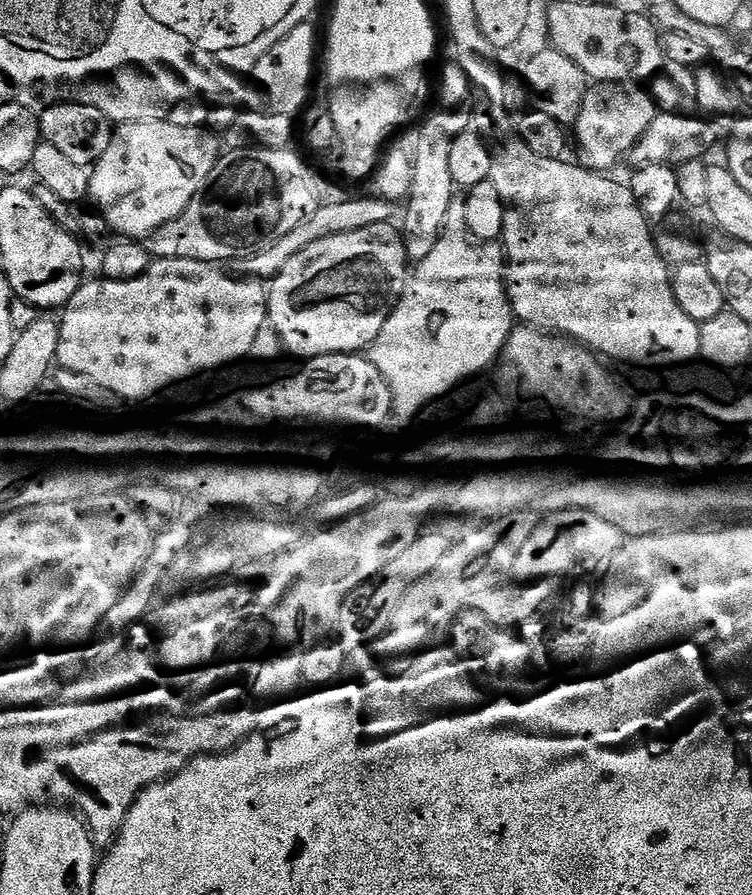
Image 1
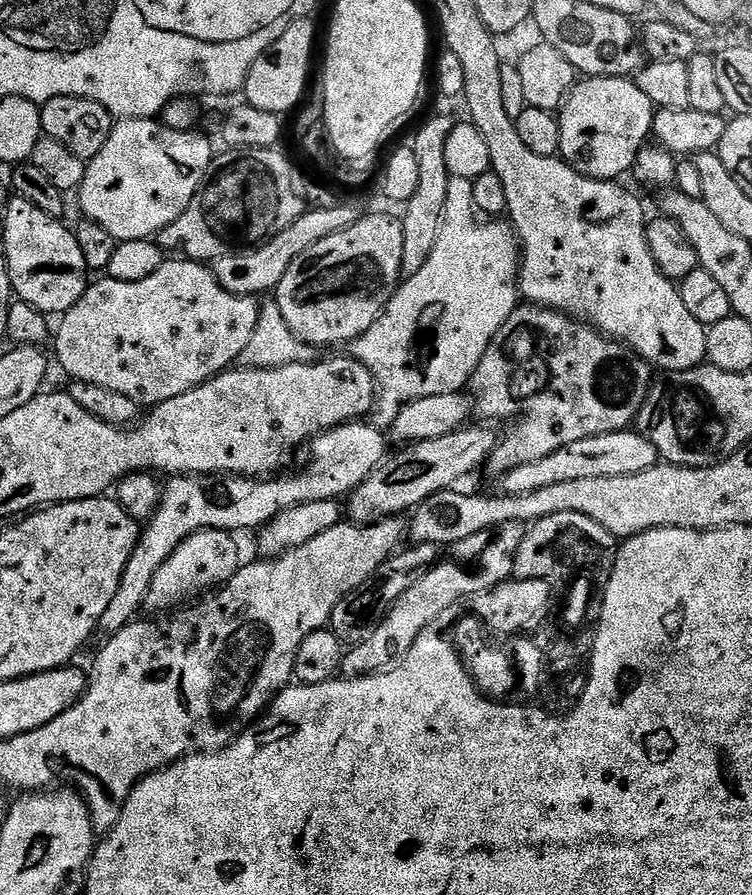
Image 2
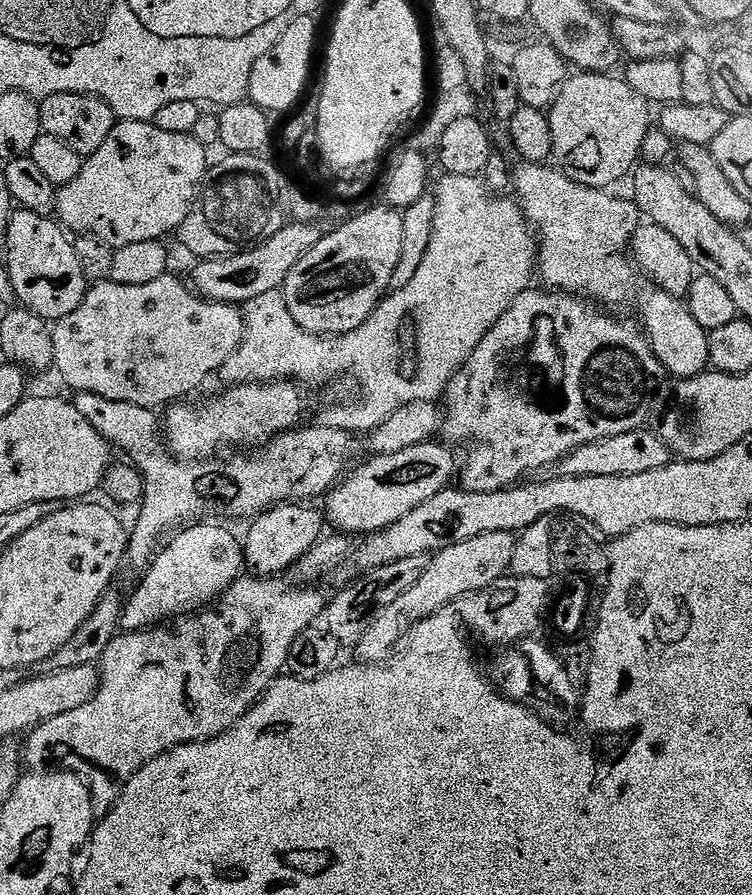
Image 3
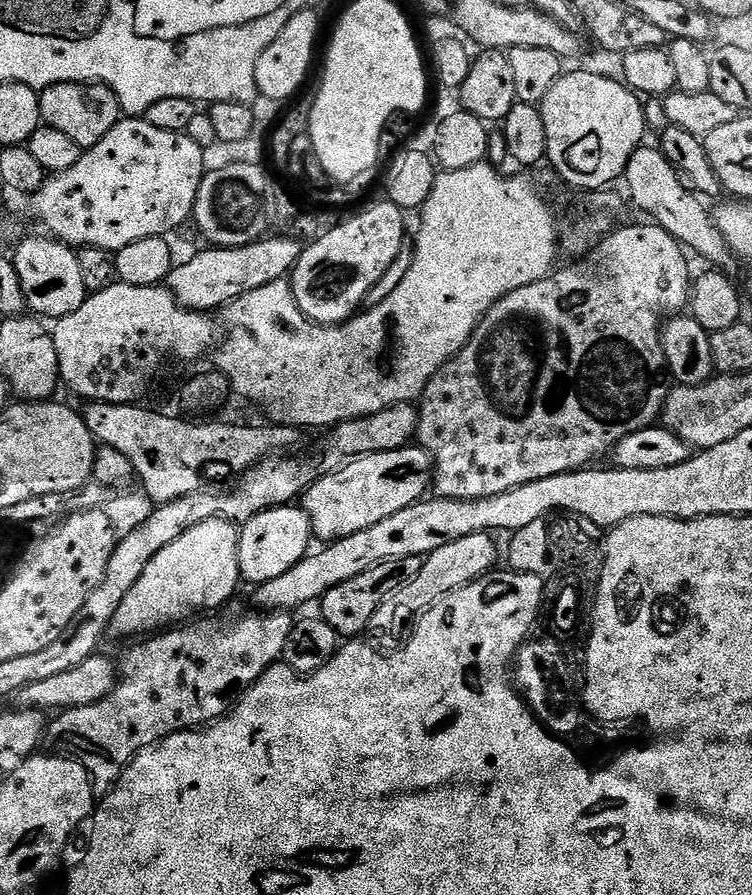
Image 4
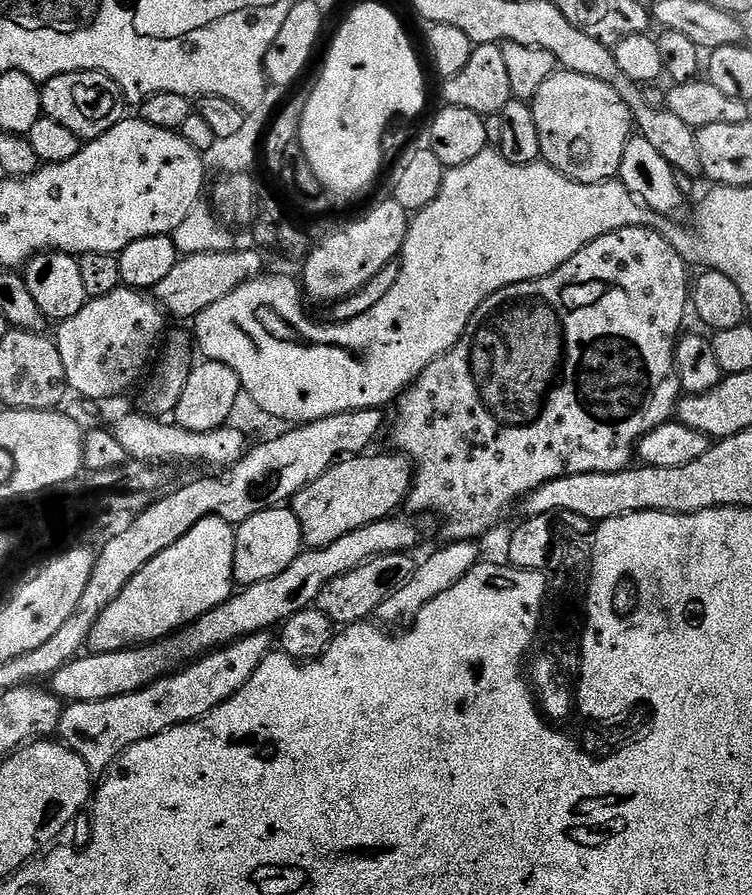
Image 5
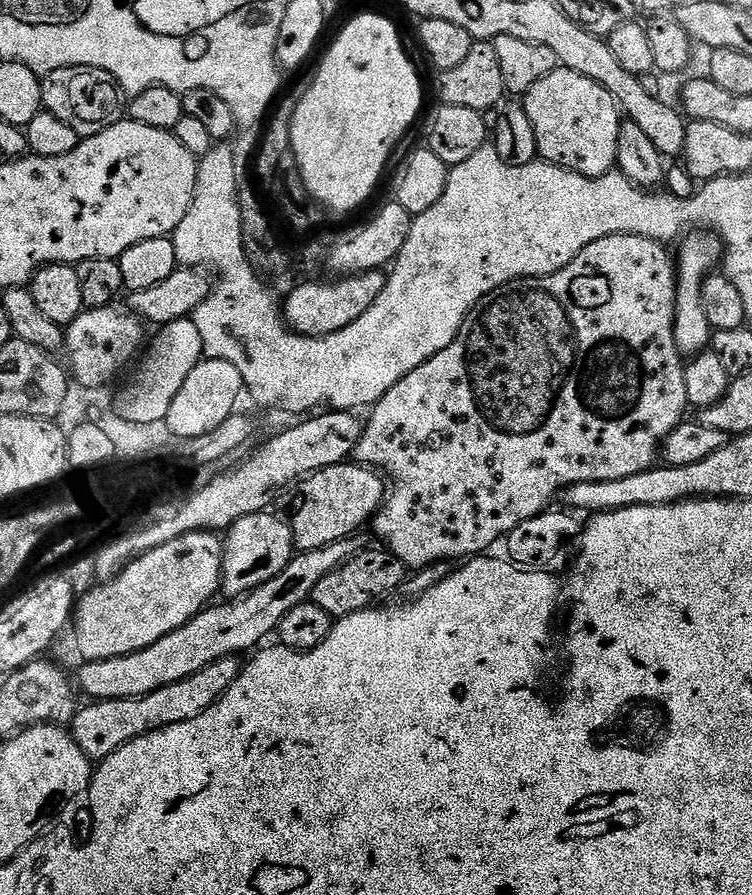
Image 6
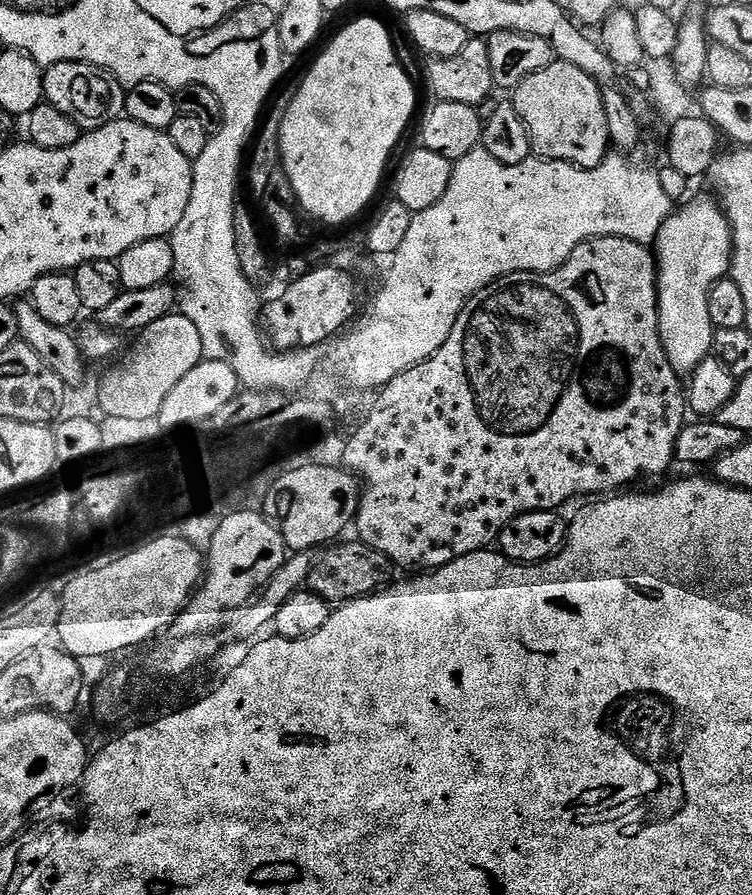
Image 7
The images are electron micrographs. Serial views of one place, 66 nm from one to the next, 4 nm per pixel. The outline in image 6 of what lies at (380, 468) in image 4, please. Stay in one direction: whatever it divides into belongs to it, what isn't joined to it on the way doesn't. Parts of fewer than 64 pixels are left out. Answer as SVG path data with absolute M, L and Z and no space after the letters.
M352 462L313 472L299 488L296 513L290 519L290 527L293 545L300 552L318 550L355 535L362 524L367 525L375 516L386 491L383 479L373 469Z

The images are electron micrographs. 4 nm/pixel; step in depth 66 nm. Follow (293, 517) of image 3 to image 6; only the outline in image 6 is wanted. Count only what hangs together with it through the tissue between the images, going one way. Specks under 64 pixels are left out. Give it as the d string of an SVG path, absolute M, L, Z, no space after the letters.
M271 511L255 512L243 516L227 529L222 540L222 555L224 557L224 570L222 573L222 592L228 598L239 598L252 592L258 586L270 582L285 568L294 555L292 542L292 529Z

